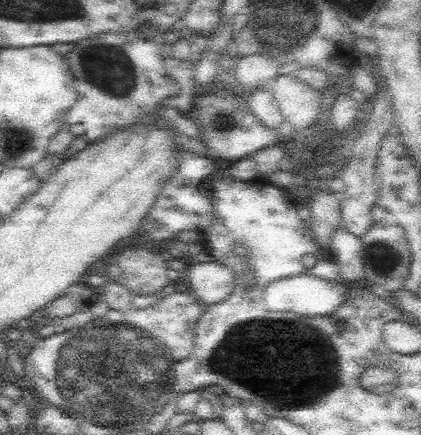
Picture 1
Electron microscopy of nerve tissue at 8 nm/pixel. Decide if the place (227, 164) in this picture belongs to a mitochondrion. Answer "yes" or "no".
no

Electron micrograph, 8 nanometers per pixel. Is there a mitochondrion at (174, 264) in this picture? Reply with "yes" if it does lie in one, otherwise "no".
no

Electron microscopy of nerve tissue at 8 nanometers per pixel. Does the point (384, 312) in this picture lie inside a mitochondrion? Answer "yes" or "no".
no

